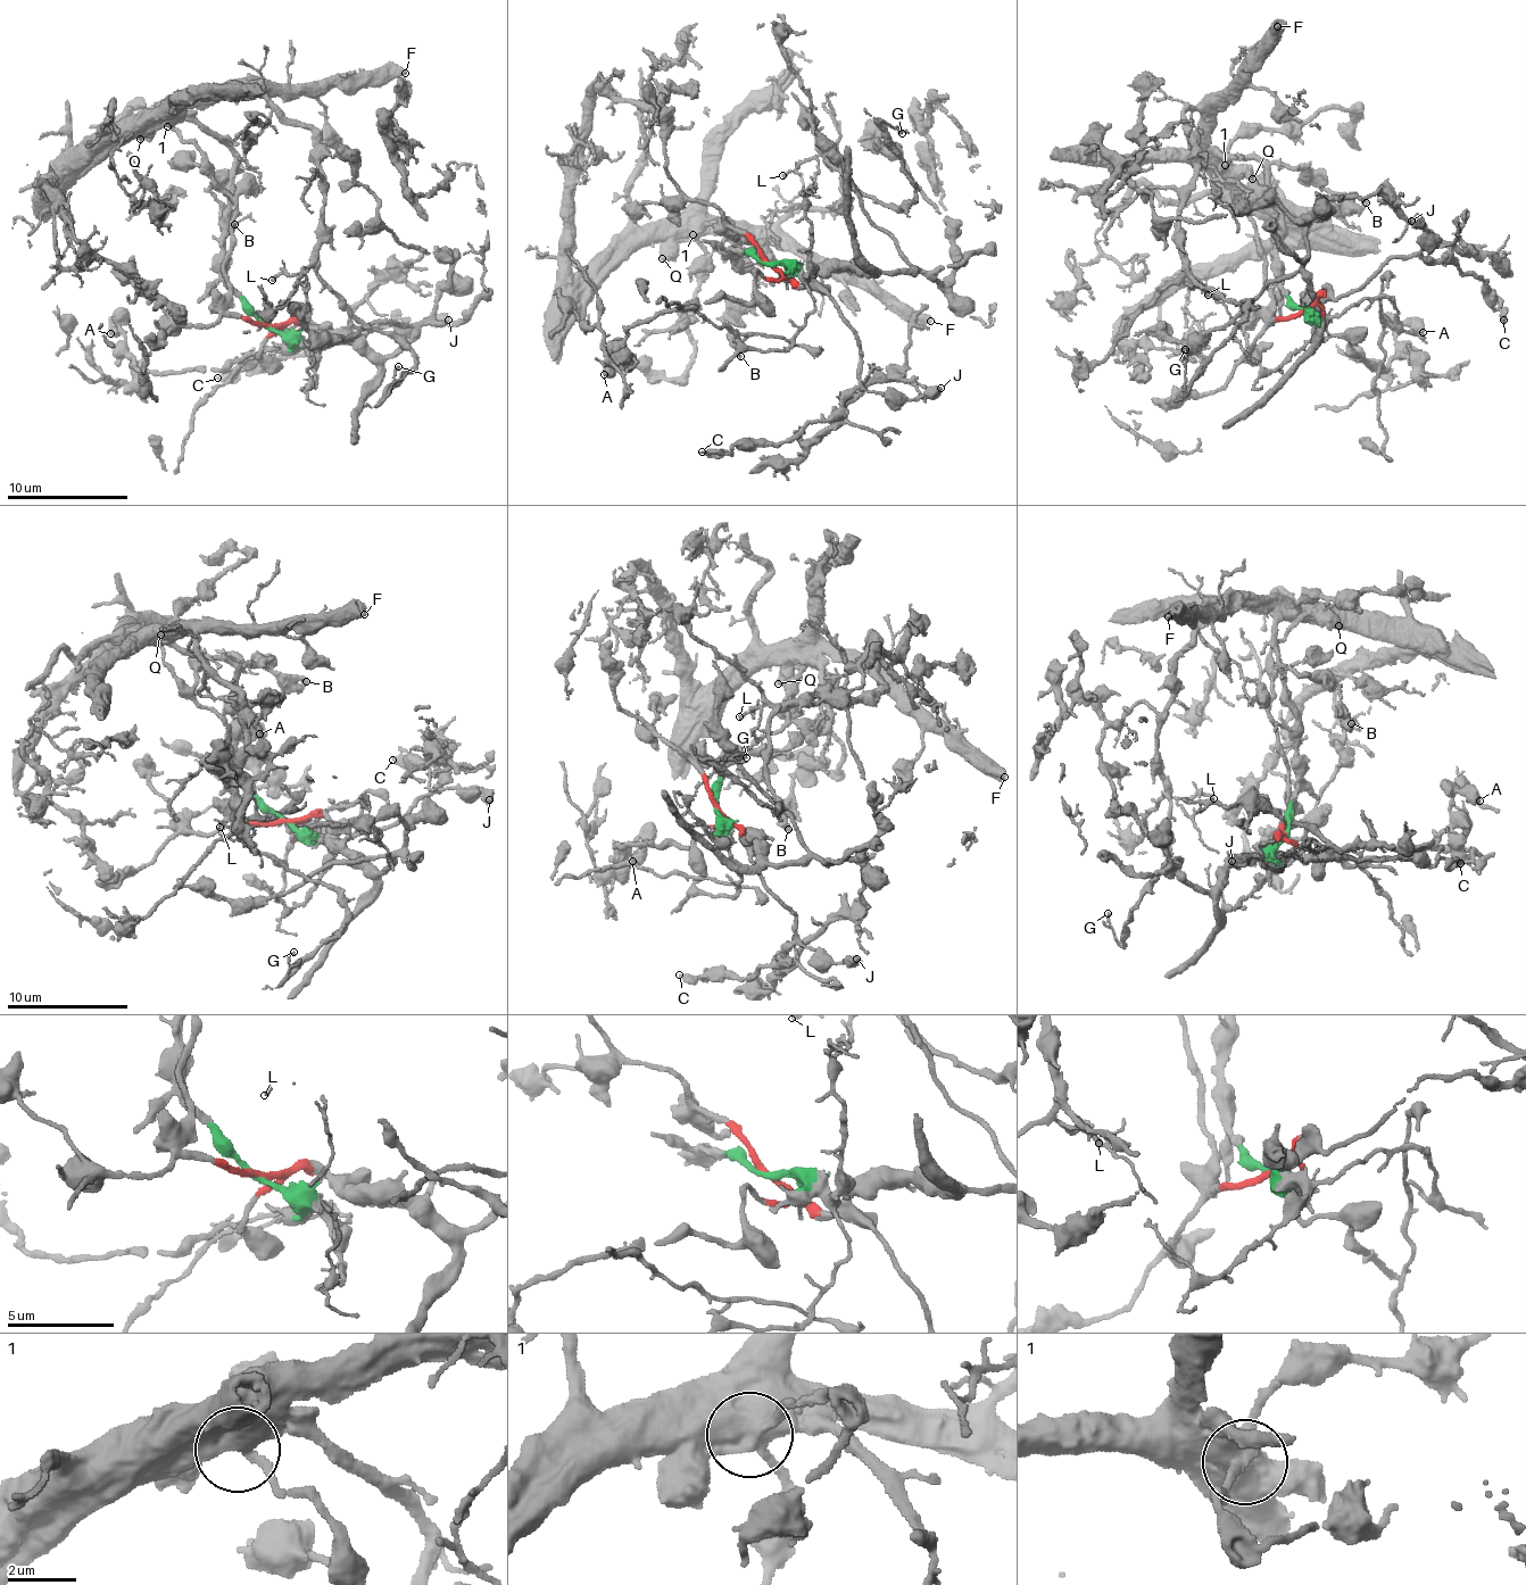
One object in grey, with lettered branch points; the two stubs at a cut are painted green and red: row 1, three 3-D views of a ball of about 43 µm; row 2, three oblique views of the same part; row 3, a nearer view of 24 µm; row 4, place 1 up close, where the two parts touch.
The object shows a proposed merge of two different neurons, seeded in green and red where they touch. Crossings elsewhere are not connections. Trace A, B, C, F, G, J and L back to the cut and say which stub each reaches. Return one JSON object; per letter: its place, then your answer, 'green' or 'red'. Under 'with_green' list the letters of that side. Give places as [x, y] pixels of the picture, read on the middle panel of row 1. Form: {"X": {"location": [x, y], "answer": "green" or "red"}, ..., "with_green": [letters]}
{"A": {"location": [604, 374], "answer": "red"}, "B": {"location": [740, 356], "answer": "green"}, "C": {"location": [702, 451], "answer": "red"}, "F": {"location": [930, 321], "answer": "green"}, "G": {"location": [902, 133], "answer": "green"}, "J": {"location": [940, 388], "answer": "red"}, "L": {"location": [782, 175], "answer": "green"}, "with_green": ["B", "F", "G", "L"]}

